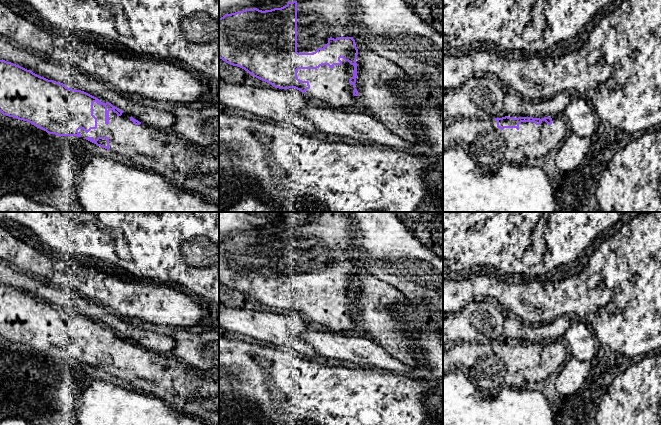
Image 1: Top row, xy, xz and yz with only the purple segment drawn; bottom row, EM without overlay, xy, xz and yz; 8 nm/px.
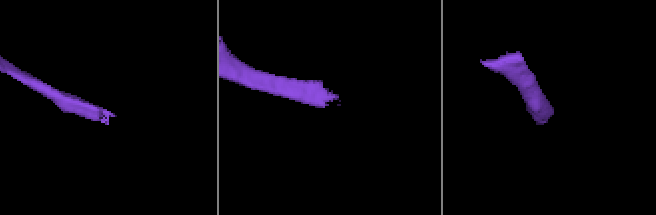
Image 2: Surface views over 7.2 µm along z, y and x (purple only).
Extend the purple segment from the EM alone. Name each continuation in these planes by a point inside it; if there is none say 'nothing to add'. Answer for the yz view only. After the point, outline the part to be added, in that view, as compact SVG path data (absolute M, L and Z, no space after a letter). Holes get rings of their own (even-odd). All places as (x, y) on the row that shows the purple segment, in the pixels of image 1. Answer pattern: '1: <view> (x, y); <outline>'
1: yz (490, 147); M551 117L552 118L552 124L548 125L545 121L542 121L539 125L536 125L534 122L521 122L519 124L519 129L517 130L516 128L504 128L501 130L500 128L497 127L497 121L493 119L467 119L467 118L459 118L456 120L452 120L446 124L443 125L443 149L448 148L451 145L459 145L461 146L464 151L473 159L473 161L480 166L481 168L484 168L488 171L496 171L498 170L502 165L504 164L515 164L515 165L520 165L523 161L527 161L530 158L538 158L541 156L544 156L548 154L551 150L558 148L560 144L564 141L565 139L565 134L566 134L566 125L563 122L563 120L560 117Z

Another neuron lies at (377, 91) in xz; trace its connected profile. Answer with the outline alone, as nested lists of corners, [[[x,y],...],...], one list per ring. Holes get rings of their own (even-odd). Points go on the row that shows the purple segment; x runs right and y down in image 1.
[[[359,51],[356,63],[358,103],[364,105],[370,116],[397,136],[418,144],[415,117],[398,93],[414,82],[395,63],[373,51]]]

